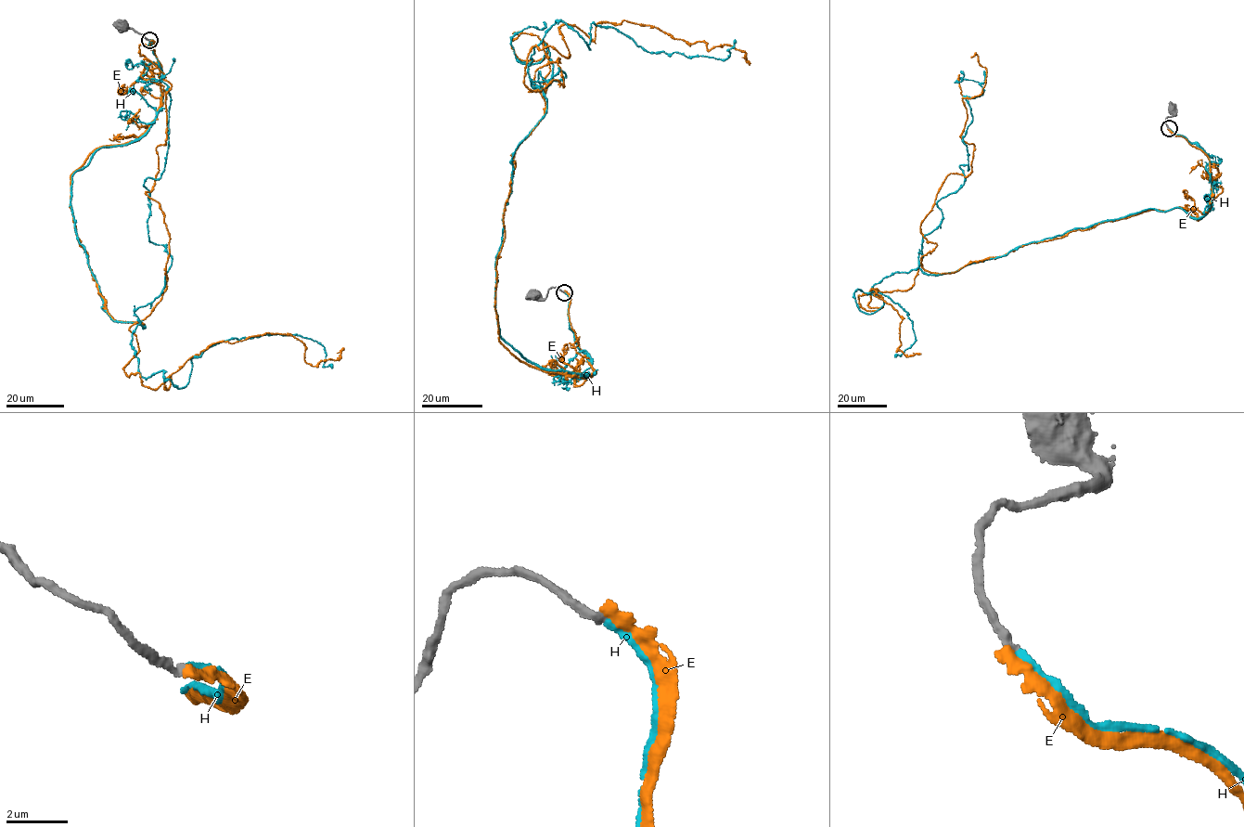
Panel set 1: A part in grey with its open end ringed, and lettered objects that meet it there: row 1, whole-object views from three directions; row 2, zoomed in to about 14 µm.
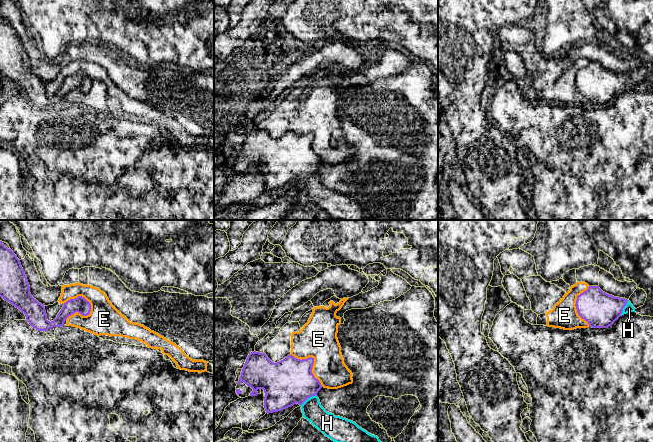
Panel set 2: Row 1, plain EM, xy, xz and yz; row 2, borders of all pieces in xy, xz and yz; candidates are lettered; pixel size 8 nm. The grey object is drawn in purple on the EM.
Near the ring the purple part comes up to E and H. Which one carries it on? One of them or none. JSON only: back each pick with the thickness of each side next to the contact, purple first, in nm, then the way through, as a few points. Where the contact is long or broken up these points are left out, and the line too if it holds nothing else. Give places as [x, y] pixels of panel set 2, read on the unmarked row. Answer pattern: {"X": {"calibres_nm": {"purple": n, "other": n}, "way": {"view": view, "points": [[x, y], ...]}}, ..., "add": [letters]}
{"H": {"calibres_nm": {"purple": 360, "other": 170}, "way": {"view": "xz", "points": [[289, 157], [294, 159], [308, 173], [311, 183], [326, 198]]}}, "add": ["H"]}

